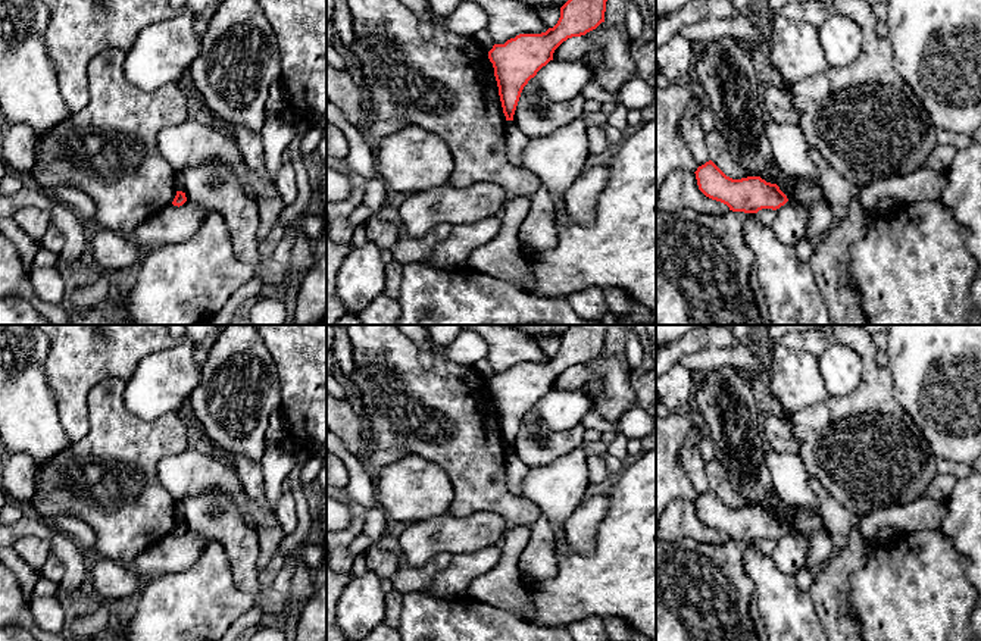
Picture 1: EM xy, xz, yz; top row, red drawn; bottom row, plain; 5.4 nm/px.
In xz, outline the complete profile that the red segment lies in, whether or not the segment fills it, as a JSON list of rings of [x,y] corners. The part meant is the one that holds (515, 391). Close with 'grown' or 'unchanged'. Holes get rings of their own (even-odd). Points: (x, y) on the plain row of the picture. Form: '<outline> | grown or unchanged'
[[[572,325],[560,337],[553,357],[541,363],[519,363],[493,375],[488,388],[506,450],[513,450],[524,416],[553,390],[554,379],[568,368],[585,365],[604,351],[606,331],[607,325]]] | unchanged

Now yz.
[[[712,490],[699,495],[694,503],[699,519],[706,526],[727,534],[732,541],[777,540],[788,531],[777,513],[766,512],[760,506],[732,509]]] | unchanged

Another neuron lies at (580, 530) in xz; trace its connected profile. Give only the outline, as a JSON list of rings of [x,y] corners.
[[[603,488],[591,490],[565,523],[565,541],[579,554],[590,554],[599,525],[609,510]]]

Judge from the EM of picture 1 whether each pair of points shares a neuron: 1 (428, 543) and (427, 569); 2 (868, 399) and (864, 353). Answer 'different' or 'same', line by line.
1: different
2: same

